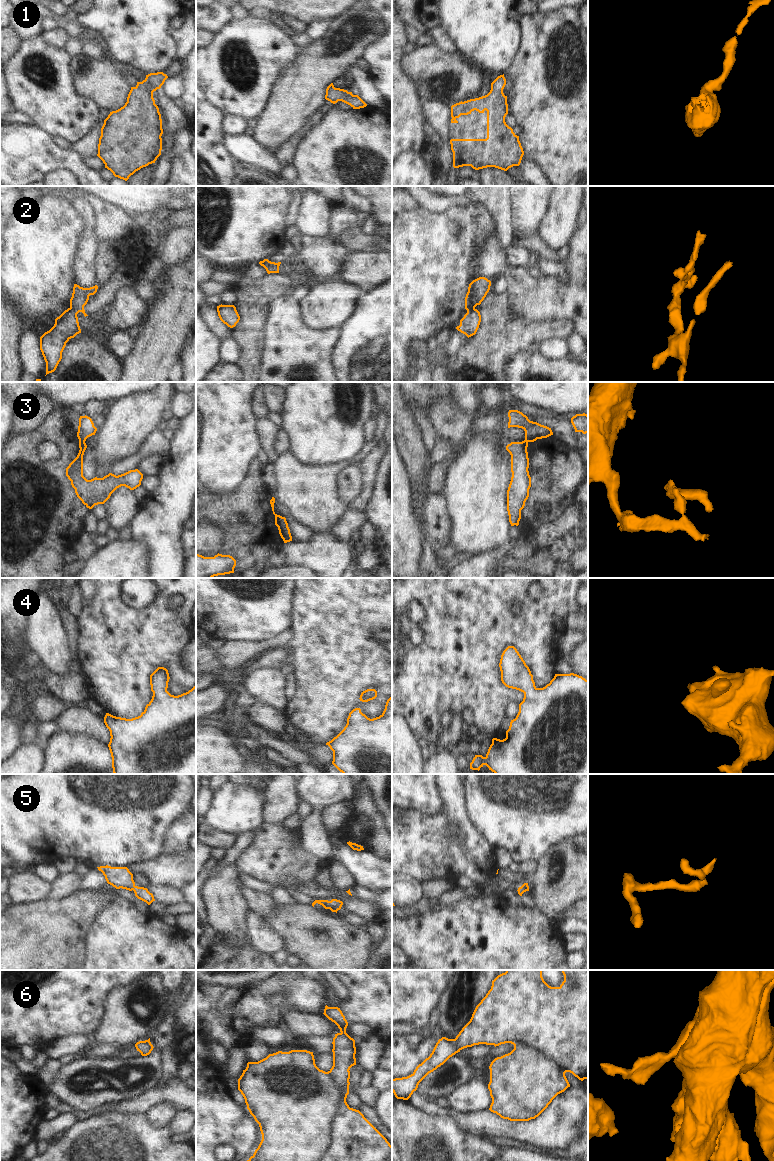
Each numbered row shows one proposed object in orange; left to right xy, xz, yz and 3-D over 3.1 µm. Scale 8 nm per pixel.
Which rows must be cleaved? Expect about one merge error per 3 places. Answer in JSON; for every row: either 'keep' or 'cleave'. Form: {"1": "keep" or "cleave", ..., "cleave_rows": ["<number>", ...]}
{"1": "keep", "2": "cleave", "3": "cleave", "4": "keep", "5": "keep", "6": "keep", "cleave_rows": ["2", "3"]}

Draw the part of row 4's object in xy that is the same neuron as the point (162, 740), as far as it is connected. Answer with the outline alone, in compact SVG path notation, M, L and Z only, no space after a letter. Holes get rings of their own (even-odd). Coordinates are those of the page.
M158 667L150 675L153 696L140 716L126 719L106 713L104 723L110 731L108 744L114 774L196 774L196 684L178 696L168 691L168 670Z

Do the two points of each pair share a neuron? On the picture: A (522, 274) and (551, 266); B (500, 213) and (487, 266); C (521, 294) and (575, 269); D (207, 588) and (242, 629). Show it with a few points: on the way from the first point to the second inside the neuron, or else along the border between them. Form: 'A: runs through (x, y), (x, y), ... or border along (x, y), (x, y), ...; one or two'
A: border along (542, 274), (557, 276), (565, 280); two
B: border along (495, 233), (498, 241), (506, 249); two
C: runs through (537, 294), (562, 294), (571, 285); one
D: runs through (217, 598), (238, 619); one

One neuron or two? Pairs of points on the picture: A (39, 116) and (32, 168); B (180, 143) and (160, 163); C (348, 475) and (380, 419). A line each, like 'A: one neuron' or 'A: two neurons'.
A: two neurons
B: two neurons
C: two neurons

